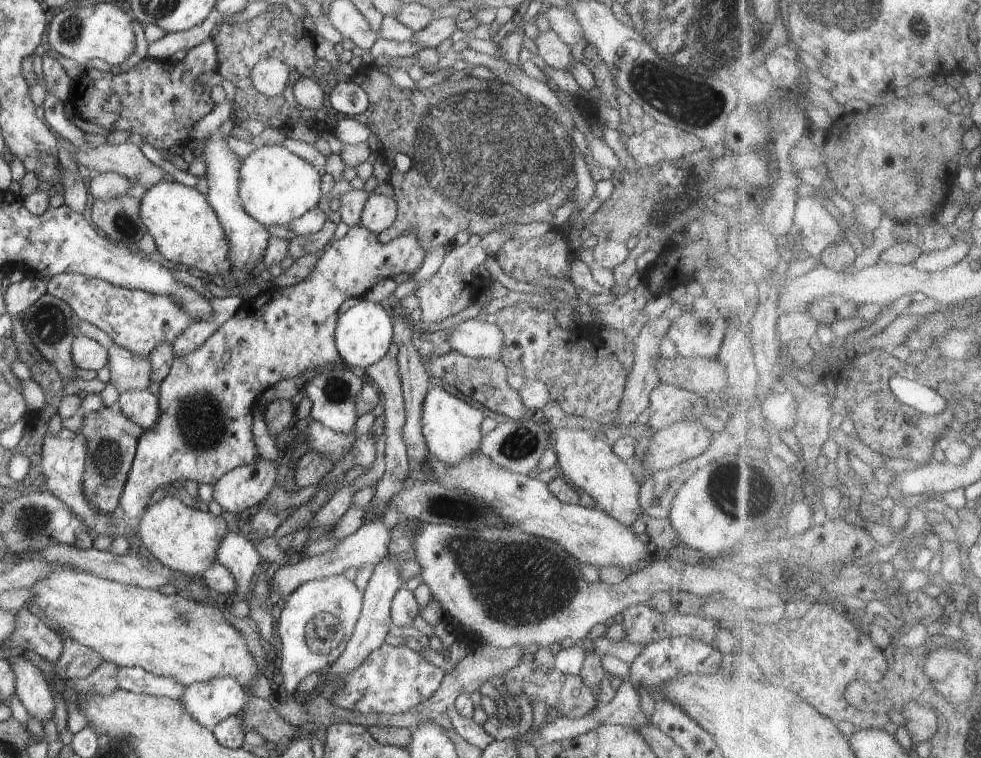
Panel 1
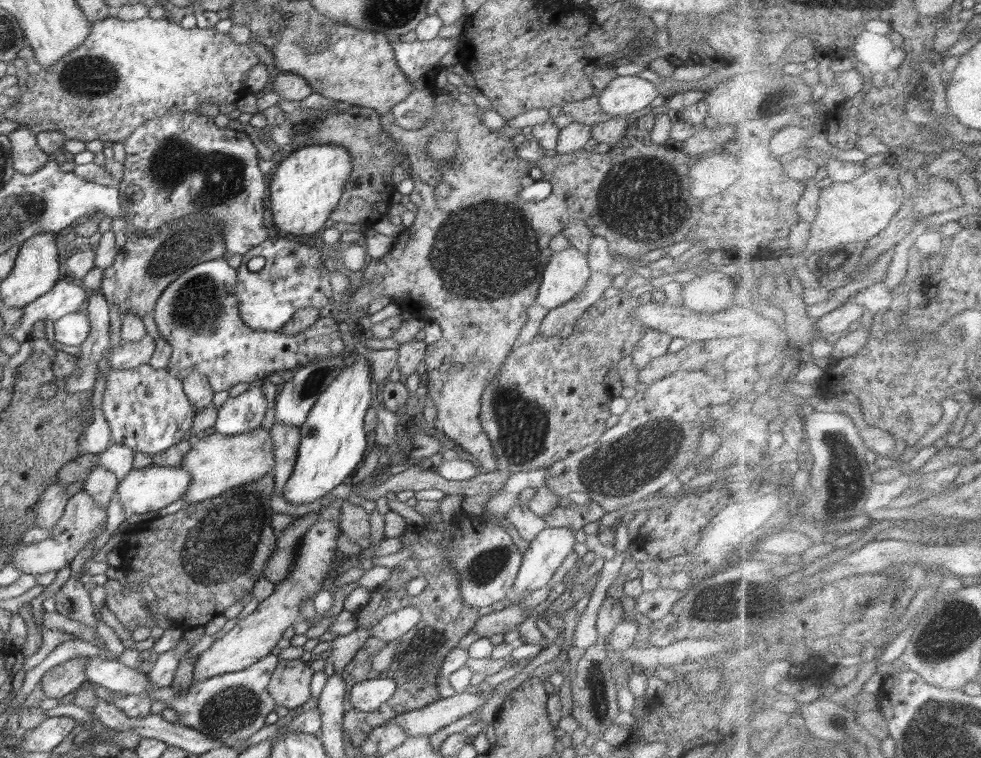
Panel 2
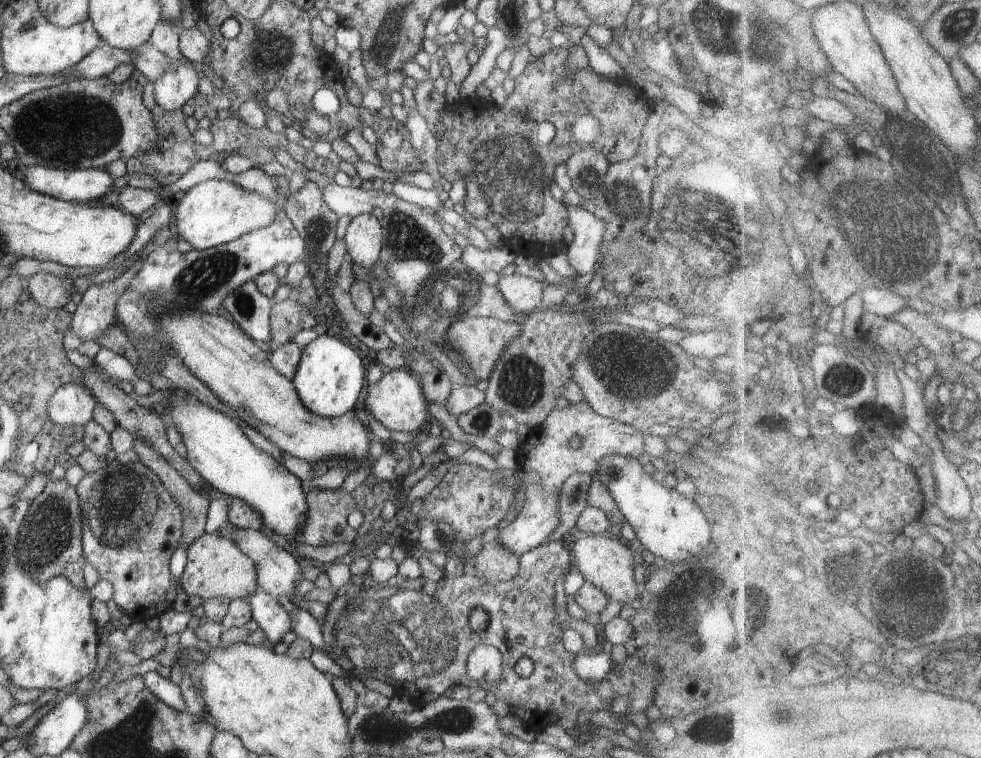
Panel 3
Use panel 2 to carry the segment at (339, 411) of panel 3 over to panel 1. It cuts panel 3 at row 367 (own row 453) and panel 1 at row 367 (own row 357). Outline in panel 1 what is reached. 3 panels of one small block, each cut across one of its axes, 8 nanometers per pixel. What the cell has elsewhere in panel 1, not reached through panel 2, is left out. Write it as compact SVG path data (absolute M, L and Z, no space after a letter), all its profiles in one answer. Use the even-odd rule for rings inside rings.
M364 298L358 299L352 308L348 308L337 319L335 346L343 363L361 374L367 366L379 362L393 343L394 326L391 310L380 303L368 302Z

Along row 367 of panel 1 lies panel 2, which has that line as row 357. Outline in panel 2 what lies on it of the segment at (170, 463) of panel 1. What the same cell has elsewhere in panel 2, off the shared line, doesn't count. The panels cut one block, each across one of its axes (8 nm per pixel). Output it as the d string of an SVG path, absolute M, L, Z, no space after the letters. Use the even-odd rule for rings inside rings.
M212 259L202 262L188 270L184 275L176 278L158 298L152 314L156 321L160 337L172 346L172 358L168 364L168 371L184 382L184 377L190 371L200 371L208 377L212 391L222 392L230 390L240 382L254 382L264 380L273 372L282 373L296 367L307 366L312 360L339 356L349 349L347 338L338 334L338 322L329 314L324 313L308 329L289 336L284 331L252 330L244 324L238 310L238 300L232 295L236 285L237 270L228 265L227 259Z

